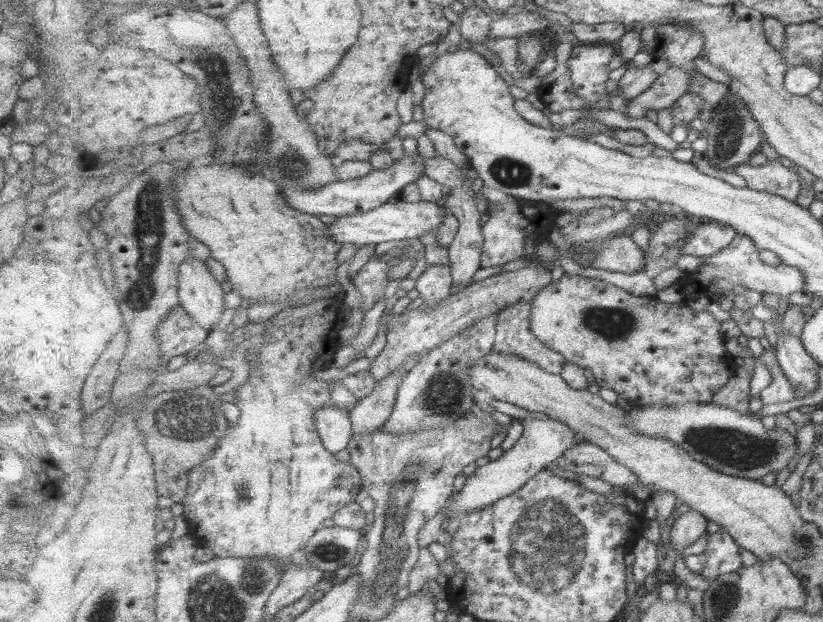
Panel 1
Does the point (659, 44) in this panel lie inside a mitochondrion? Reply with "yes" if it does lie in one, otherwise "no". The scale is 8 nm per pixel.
no

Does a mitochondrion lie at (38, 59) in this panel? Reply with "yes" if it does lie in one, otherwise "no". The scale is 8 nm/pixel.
no

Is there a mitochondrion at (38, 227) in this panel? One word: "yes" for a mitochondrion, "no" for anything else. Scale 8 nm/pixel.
no

